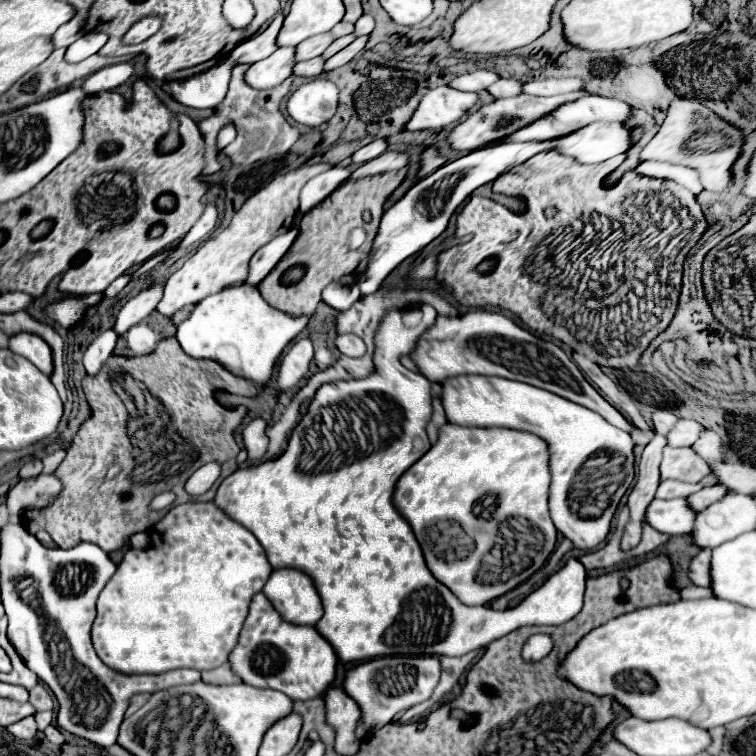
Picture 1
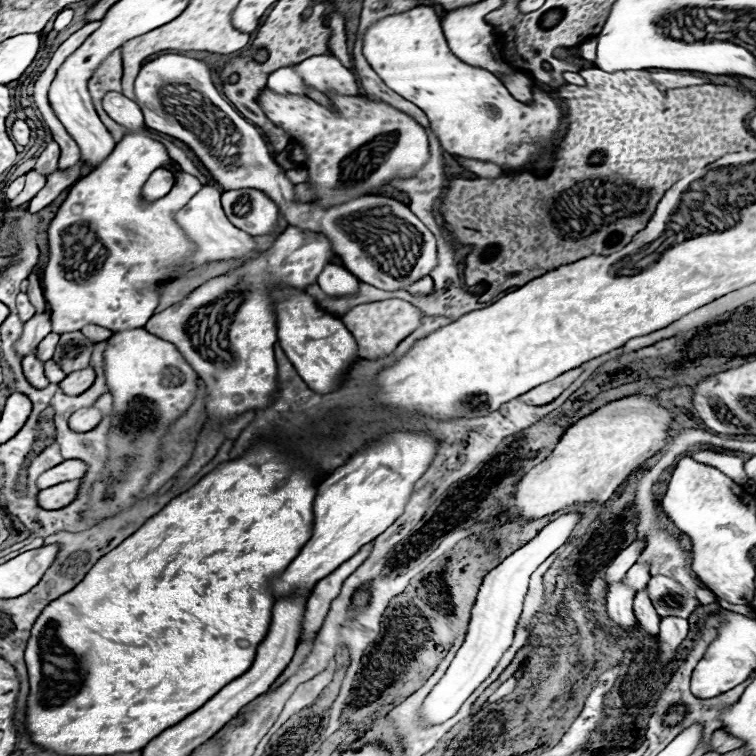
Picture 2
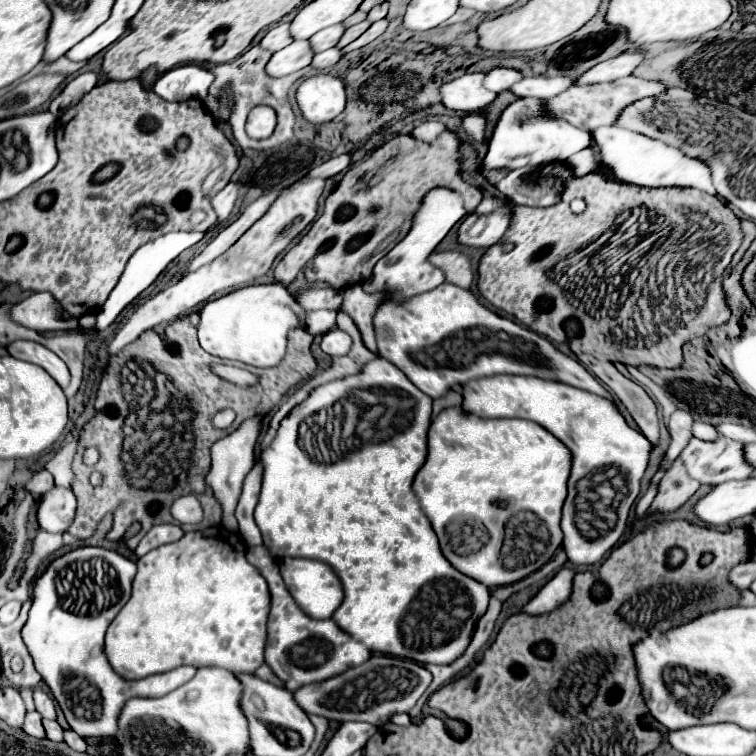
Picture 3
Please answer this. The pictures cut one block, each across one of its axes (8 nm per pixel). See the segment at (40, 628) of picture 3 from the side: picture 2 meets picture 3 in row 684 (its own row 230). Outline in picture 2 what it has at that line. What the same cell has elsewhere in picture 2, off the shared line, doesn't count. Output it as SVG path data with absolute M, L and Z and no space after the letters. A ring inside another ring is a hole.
M108 92L102 106L114 122L132 130L132 134L116 144L100 168L74 184L48 228L50 260L42 274L42 288L52 310L52 332L60 334L80 330L86 324L98 324L112 332L142 328L158 306L160 294L154 290L170 280L172 268L194 248L176 228L172 214L202 190L200 180L176 172L174 188L164 198L142 206L140 190L144 182L156 168L168 166L170 156L160 142L142 132L144 116L136 102L120 92ZM68 248L86 252L84 262L72 258Z

